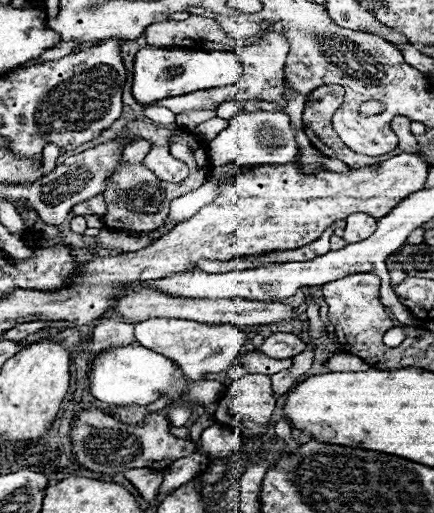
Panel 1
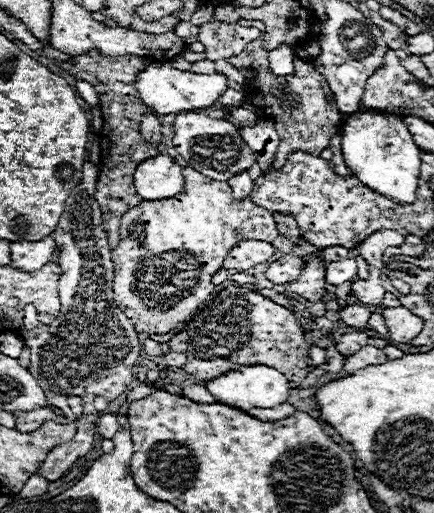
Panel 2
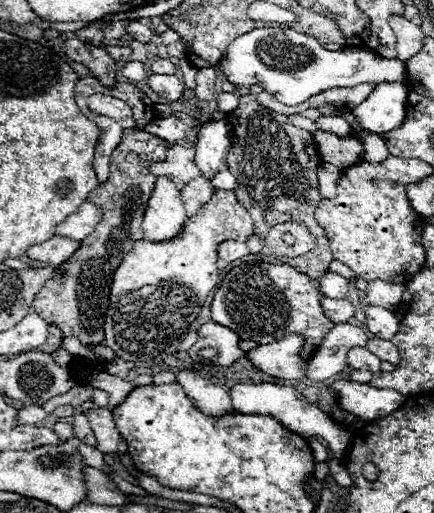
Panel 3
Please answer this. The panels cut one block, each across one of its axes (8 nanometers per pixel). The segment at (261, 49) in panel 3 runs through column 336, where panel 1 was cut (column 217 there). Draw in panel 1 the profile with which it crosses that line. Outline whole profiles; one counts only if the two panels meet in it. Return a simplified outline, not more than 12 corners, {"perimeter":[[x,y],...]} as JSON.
{"perimeter":[[142,48],[140,104],[242,78],[236,52]]}

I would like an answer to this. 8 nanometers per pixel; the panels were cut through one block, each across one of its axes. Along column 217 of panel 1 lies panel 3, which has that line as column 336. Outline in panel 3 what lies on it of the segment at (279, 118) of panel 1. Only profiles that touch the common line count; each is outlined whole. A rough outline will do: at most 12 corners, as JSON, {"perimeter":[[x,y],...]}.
{"perimeter":[[316,130],[314,142],[322,162],[338,168],[356,164],[364,146],[354,134],[330,142]]}

